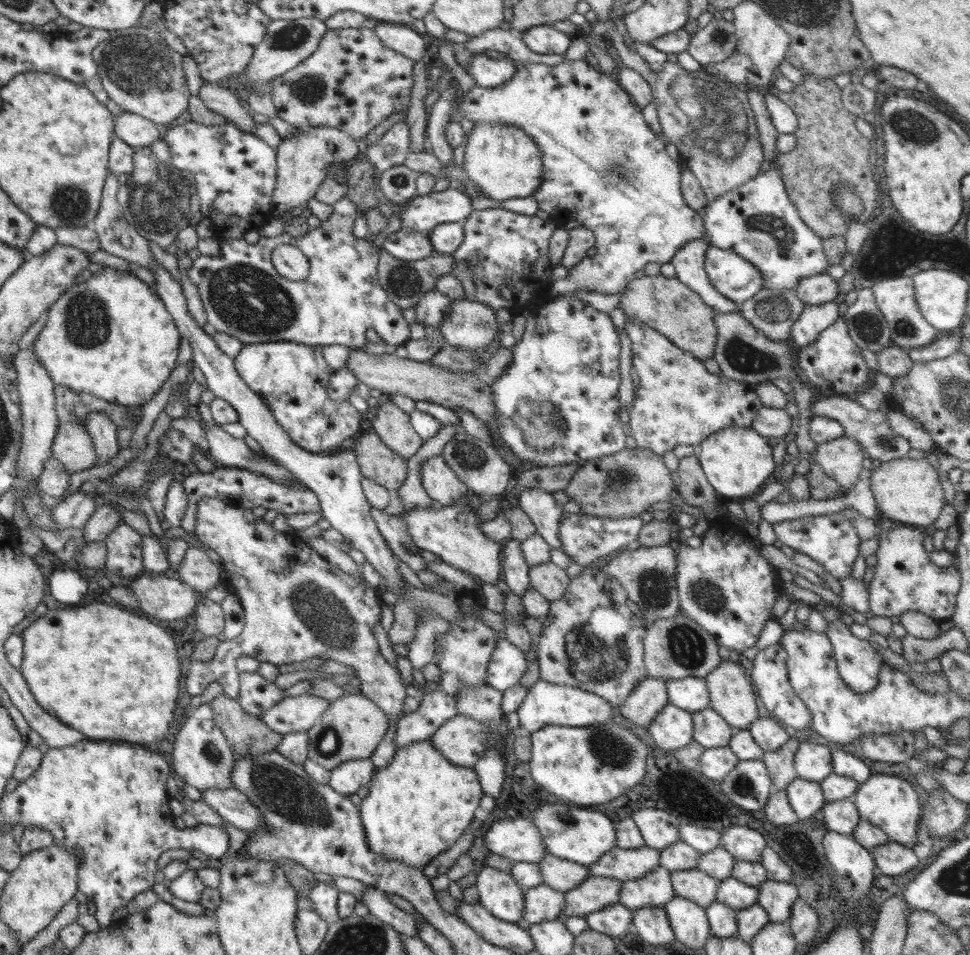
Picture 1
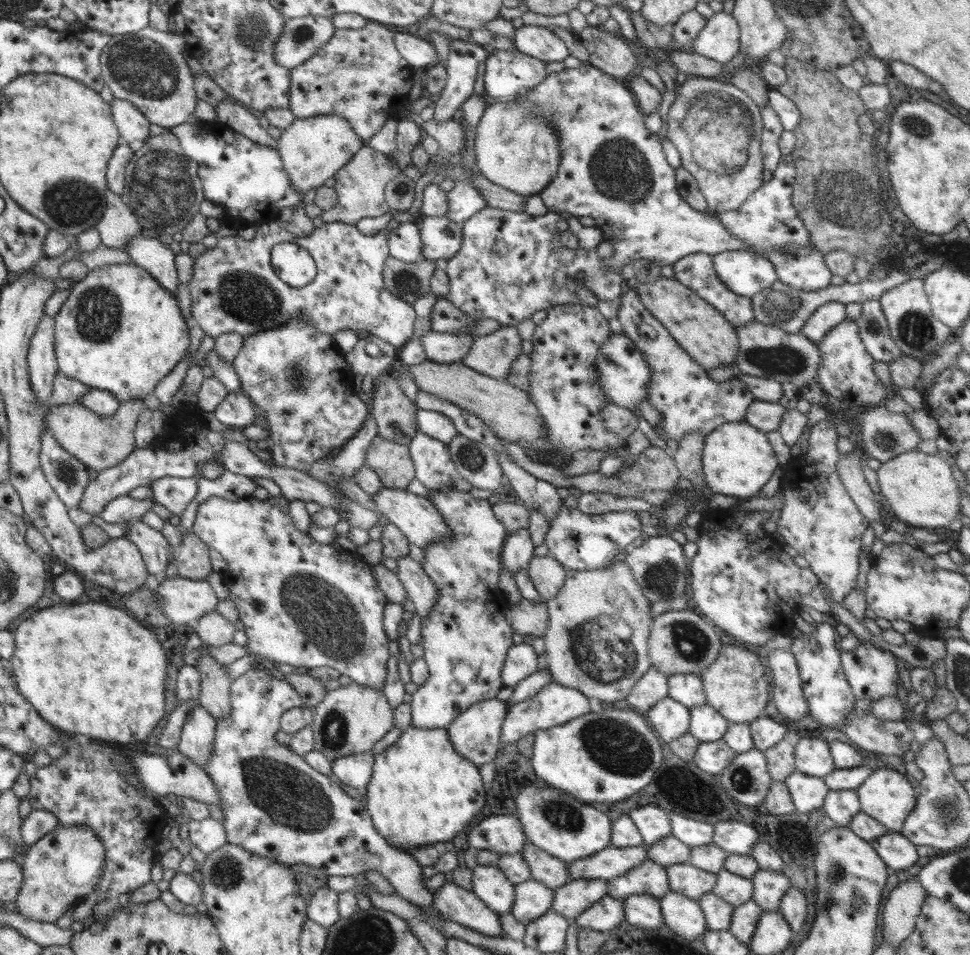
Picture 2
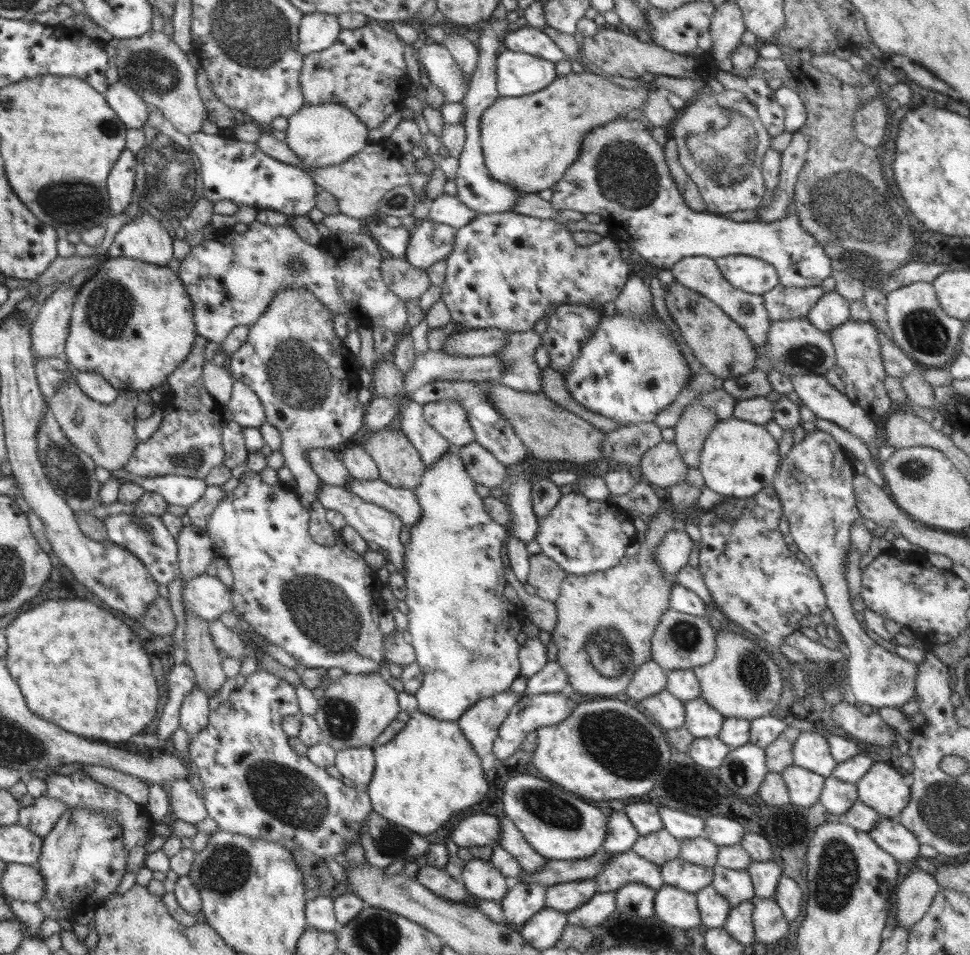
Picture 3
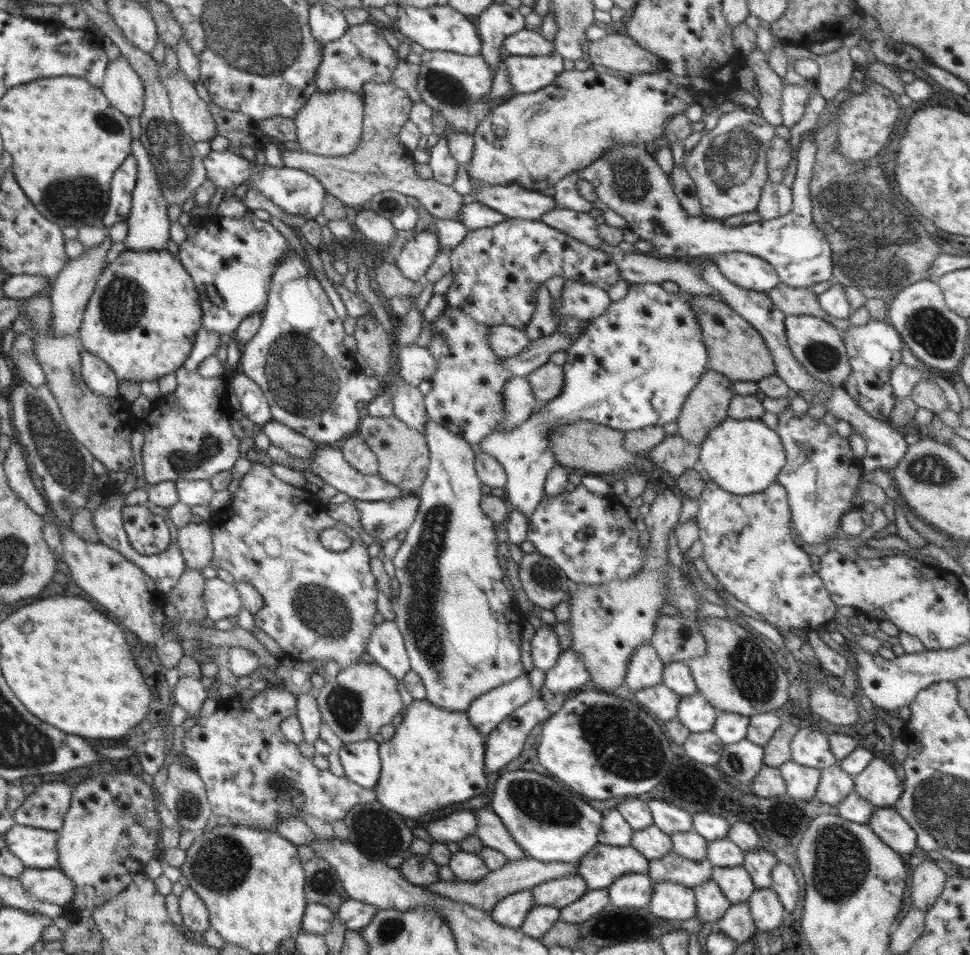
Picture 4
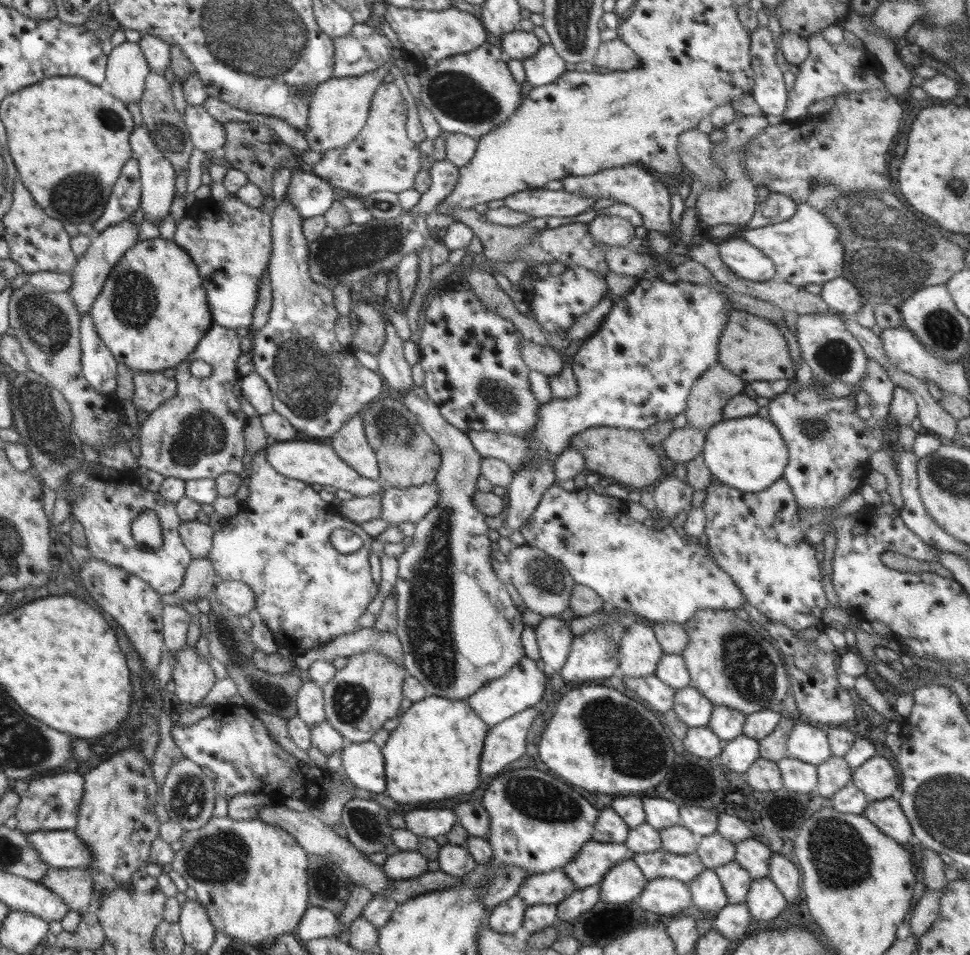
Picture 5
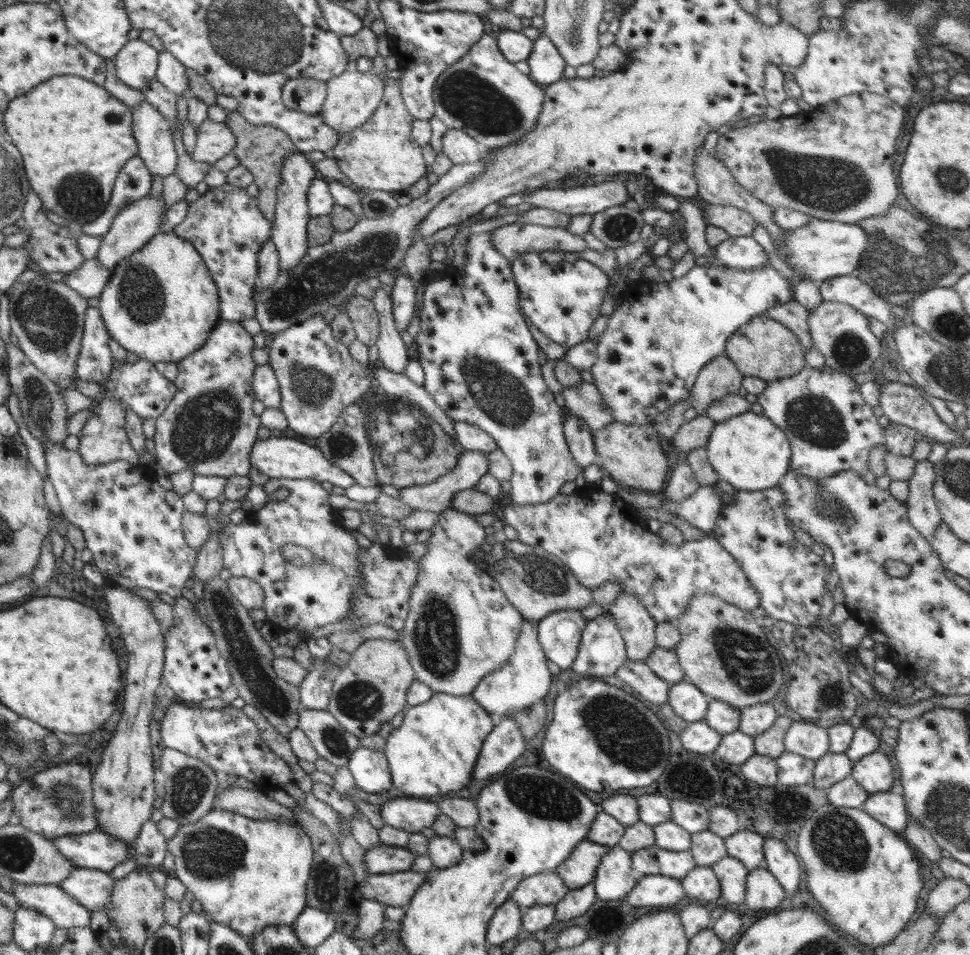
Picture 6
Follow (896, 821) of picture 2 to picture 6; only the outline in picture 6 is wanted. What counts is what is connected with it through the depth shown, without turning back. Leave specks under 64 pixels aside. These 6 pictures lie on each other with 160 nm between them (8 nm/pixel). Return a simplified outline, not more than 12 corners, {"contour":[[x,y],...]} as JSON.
{"contour":[[876,750],[853,763],[851,777],[869,794],[890,791],[890,758]]}

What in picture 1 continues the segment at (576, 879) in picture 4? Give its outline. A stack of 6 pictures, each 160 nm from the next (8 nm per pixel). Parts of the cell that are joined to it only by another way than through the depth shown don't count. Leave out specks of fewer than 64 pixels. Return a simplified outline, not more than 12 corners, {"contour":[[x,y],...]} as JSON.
{"contour":[[594,876],[564,893],[561,919],[619,902],[622,882]]}

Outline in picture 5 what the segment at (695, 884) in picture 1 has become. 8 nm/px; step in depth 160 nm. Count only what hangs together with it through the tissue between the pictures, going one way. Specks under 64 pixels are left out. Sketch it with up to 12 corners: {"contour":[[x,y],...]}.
{"contour":[[636,853],[647,881],[688,884],[706,869],[696,853]]}

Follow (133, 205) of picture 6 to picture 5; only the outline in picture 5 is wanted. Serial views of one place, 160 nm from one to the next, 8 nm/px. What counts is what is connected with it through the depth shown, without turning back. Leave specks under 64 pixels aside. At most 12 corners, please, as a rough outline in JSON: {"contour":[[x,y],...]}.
{"contour":[[133,216],[91,238],[70,272],[81,316],[137,243]]}

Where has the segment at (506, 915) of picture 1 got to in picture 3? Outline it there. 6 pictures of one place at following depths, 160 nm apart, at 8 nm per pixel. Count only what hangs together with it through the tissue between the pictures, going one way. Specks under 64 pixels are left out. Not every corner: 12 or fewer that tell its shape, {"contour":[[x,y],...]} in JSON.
{"contour":[[468,860],[462,884],[478,899],[500,903],[511,883],[489,861]]}

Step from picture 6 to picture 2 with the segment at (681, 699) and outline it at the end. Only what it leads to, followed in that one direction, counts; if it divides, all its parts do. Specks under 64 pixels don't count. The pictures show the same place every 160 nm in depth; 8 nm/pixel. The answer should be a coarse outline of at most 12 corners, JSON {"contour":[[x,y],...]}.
{"contour":[[710,705],[692,707],[687,730],[701,743],[723,738],[729,725]]}

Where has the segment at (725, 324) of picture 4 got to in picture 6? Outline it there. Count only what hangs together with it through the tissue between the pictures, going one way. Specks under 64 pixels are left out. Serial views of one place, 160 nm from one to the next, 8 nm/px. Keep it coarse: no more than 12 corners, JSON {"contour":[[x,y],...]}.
{"contour":[[768,315],[750,319],[724,354],[744,377],[792,377],[799,339]]}

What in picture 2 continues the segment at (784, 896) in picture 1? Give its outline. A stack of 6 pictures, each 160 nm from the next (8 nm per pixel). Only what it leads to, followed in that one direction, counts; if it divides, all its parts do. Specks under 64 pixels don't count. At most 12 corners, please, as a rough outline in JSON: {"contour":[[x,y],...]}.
{"contour":[[758,869],[752,900],[776,912],[791,883],[781,872]]}

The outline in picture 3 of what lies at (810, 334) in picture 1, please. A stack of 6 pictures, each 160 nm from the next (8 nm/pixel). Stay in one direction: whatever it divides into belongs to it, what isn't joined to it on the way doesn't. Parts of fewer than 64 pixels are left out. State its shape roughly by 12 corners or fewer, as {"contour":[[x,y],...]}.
{"contour":[[824,293],[807,319],[829,334],[850,319],[849,301]]}

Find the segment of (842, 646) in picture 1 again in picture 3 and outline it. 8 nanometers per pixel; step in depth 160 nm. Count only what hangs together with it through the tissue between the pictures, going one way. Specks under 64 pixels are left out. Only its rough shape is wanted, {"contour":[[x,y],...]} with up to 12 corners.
{"contour":[[819,429],[772,486],[815,570],[857,704],[901,709],[917,664],[862,629],[845,577],[862,516],[848,452]]}

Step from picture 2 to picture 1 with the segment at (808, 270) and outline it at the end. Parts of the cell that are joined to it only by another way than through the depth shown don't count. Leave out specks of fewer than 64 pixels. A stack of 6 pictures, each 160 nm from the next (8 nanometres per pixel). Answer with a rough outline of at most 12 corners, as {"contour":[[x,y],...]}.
{"contour":[[822,273],[800,279],[804,306],[838,298],[838,283]]}

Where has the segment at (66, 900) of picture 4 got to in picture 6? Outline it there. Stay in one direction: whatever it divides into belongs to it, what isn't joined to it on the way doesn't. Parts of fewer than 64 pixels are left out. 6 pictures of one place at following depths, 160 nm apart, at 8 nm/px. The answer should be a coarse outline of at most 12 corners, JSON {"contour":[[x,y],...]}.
{"contour":[[76,867],[60,888],[90,912],[107,910],[115,880]]}

